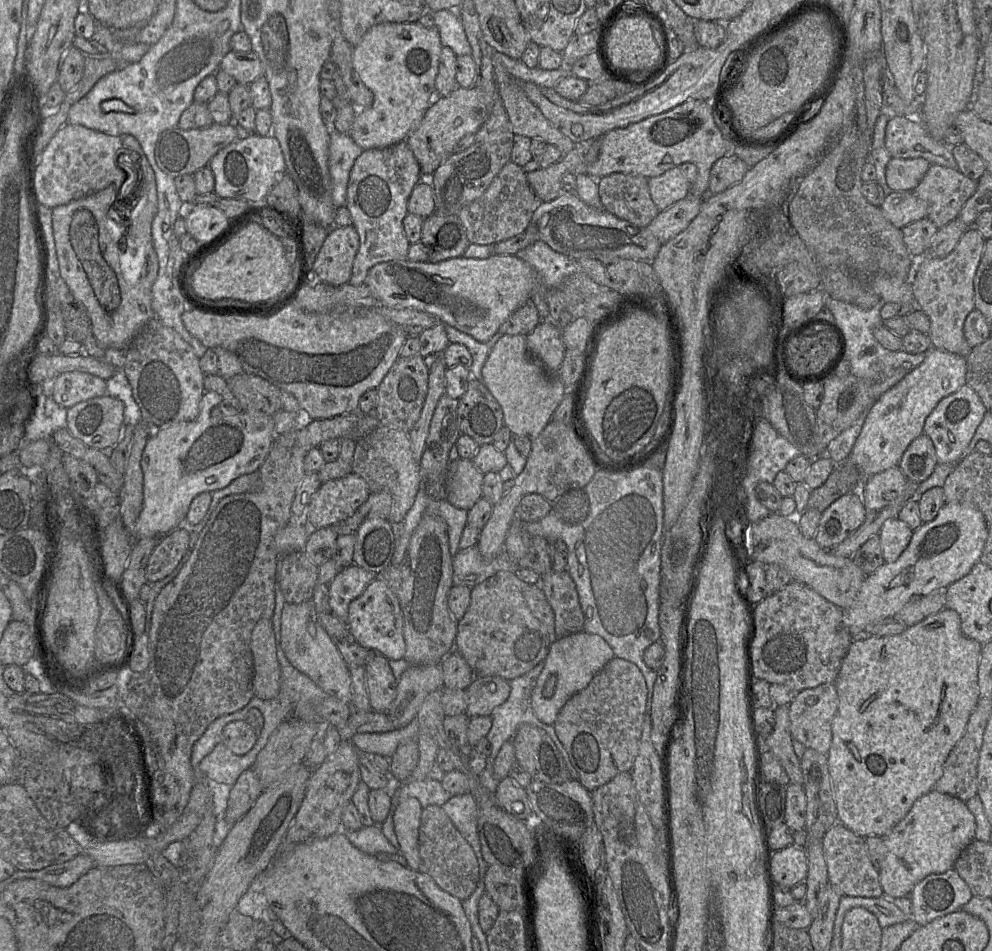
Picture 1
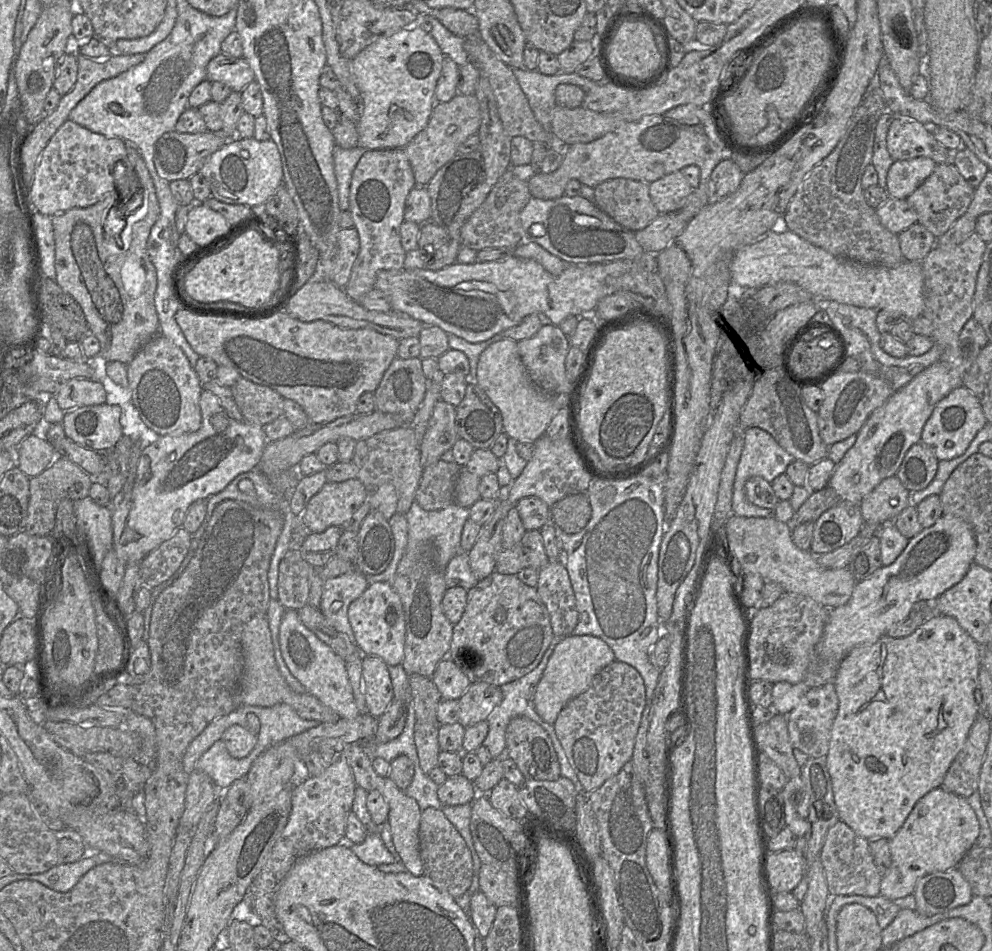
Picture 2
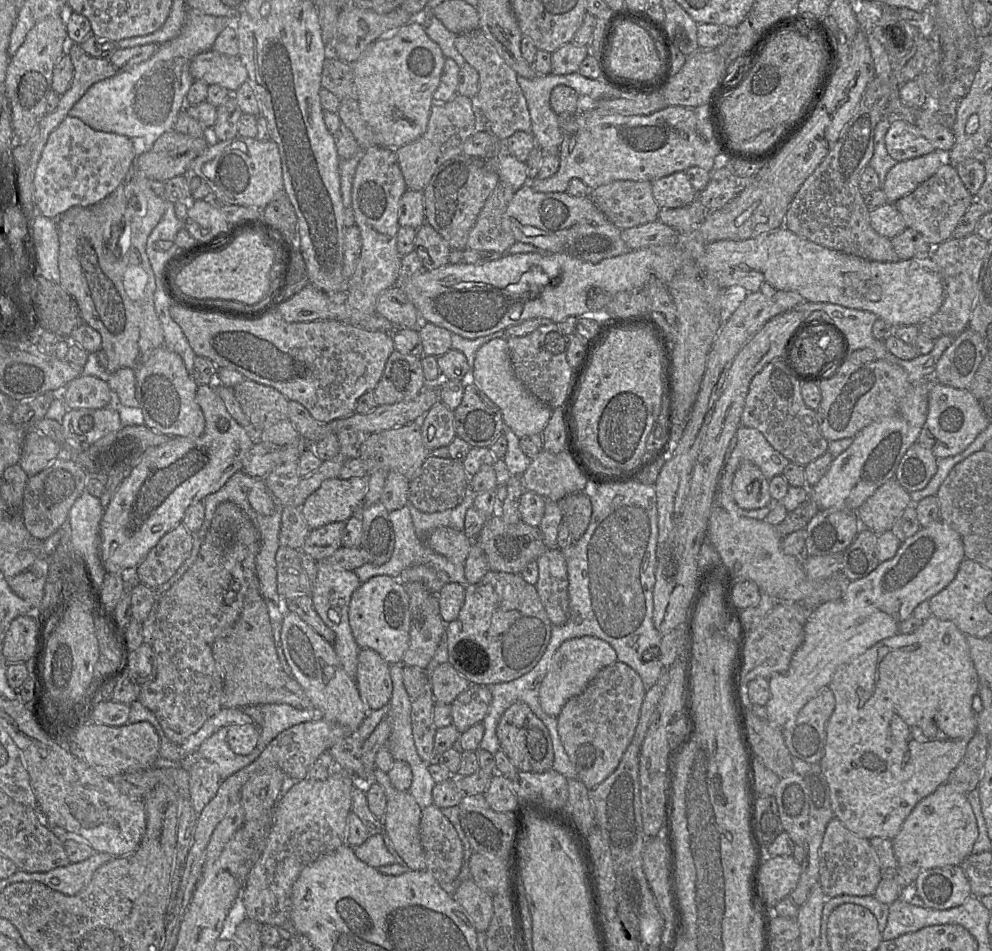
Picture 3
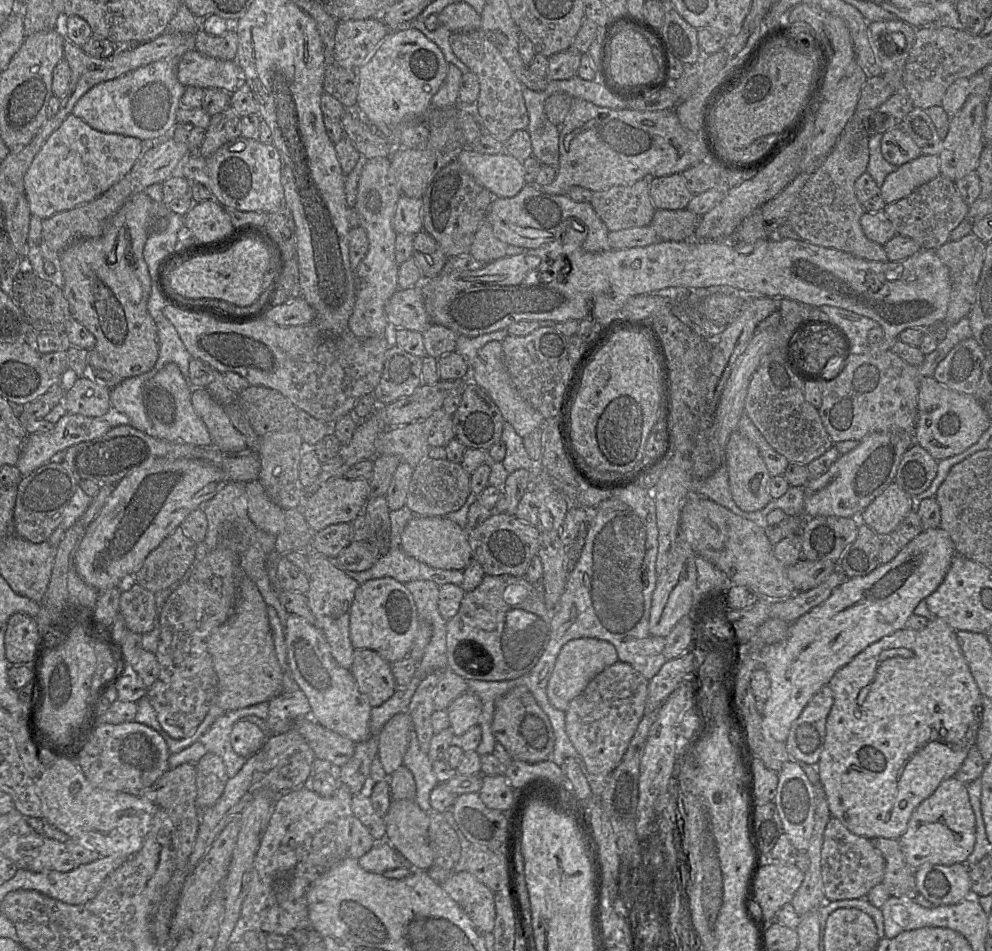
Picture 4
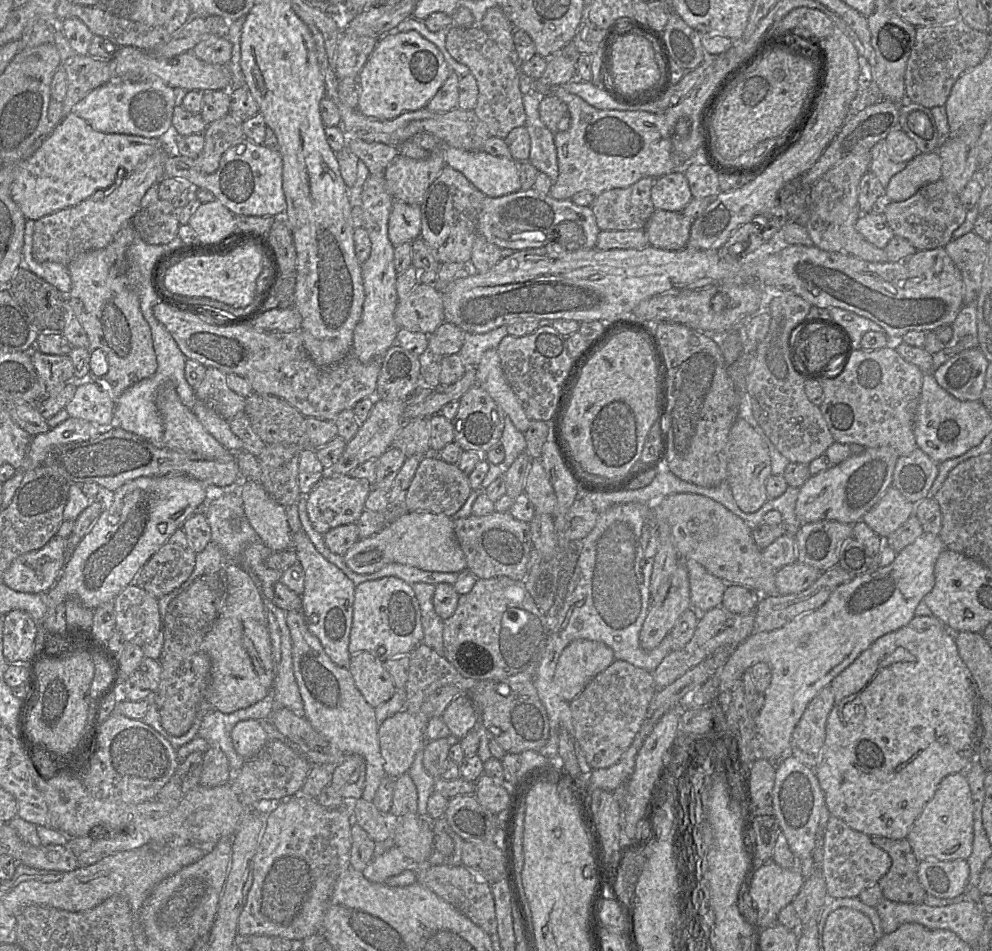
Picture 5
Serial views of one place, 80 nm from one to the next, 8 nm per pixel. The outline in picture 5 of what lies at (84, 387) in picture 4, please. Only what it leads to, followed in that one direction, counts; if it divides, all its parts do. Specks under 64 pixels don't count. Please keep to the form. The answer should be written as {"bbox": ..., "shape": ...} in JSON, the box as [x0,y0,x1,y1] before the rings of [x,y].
{"bbox":[65,383,115,428],"shape":[[[97,383],[78,385],[65,409],[70,417],[108,428],[113,424],[115,409],[115,401],[109,398],[108,391],[106,386]]]}

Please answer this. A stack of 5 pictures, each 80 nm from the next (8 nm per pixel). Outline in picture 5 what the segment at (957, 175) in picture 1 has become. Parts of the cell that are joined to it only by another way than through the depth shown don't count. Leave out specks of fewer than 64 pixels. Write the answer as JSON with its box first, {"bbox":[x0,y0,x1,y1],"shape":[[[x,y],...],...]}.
{"bbox":[883,179,967,251],"shape":[[[939,179],[923,186],[907,200],[890,202],[883,213],[894,235],[907,239],[919,251],[944,248],[953,239],[953,232],[964,222],[967,211],[961,204],[959,195],[950,191],[944,181]]]}

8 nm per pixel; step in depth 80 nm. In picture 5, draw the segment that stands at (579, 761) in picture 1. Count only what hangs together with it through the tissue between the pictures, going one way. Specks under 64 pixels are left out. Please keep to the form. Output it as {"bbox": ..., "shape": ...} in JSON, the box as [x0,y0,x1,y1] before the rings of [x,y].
{"bbox":[570,660,656,770],"shape":[[[615,660],[570,702],[575,738],[593,770],[614,765],[629,748],[656,692],[653,673]]]}

